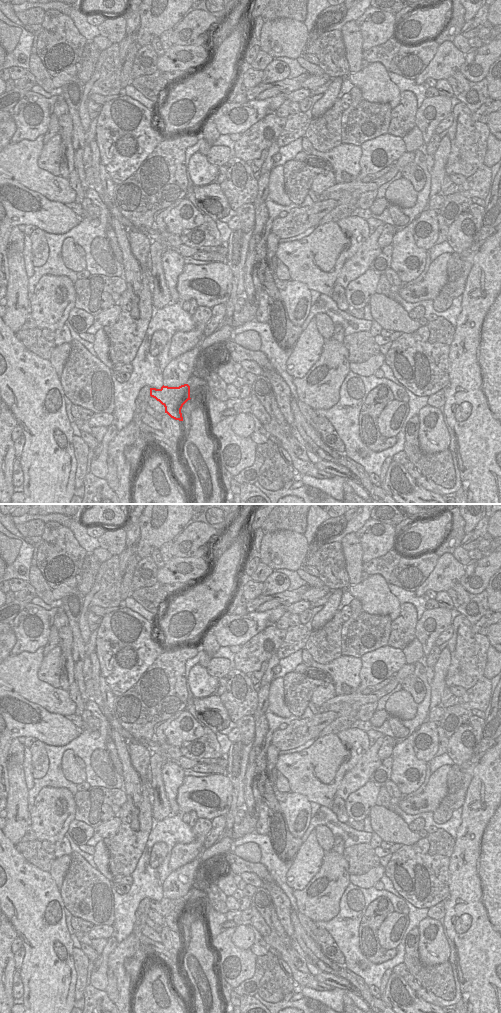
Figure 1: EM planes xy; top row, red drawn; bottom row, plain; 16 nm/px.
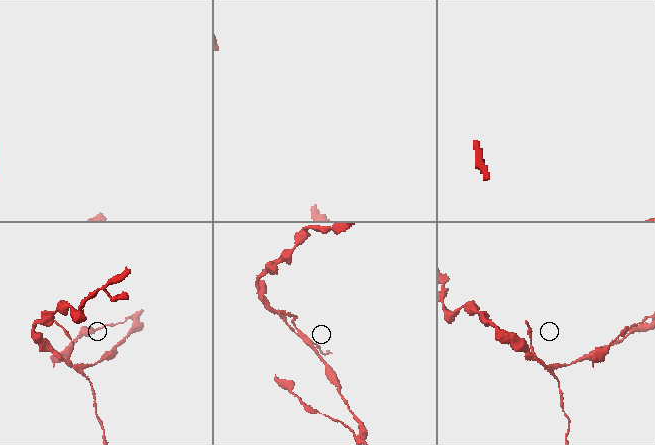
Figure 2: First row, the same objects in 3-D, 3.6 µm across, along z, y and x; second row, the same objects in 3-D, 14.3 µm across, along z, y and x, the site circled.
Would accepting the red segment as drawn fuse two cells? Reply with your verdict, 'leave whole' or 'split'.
split

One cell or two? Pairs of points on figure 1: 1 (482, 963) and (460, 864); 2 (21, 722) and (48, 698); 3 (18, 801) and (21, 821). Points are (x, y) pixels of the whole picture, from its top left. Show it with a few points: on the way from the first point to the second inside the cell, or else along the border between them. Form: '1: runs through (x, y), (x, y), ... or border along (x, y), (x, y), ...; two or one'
1: runs through (482, 938), (480, 889); one
2: border along (19, 695), (51, 712), (62, 715); two
3: runs through (18, 806), (19, 816); one

